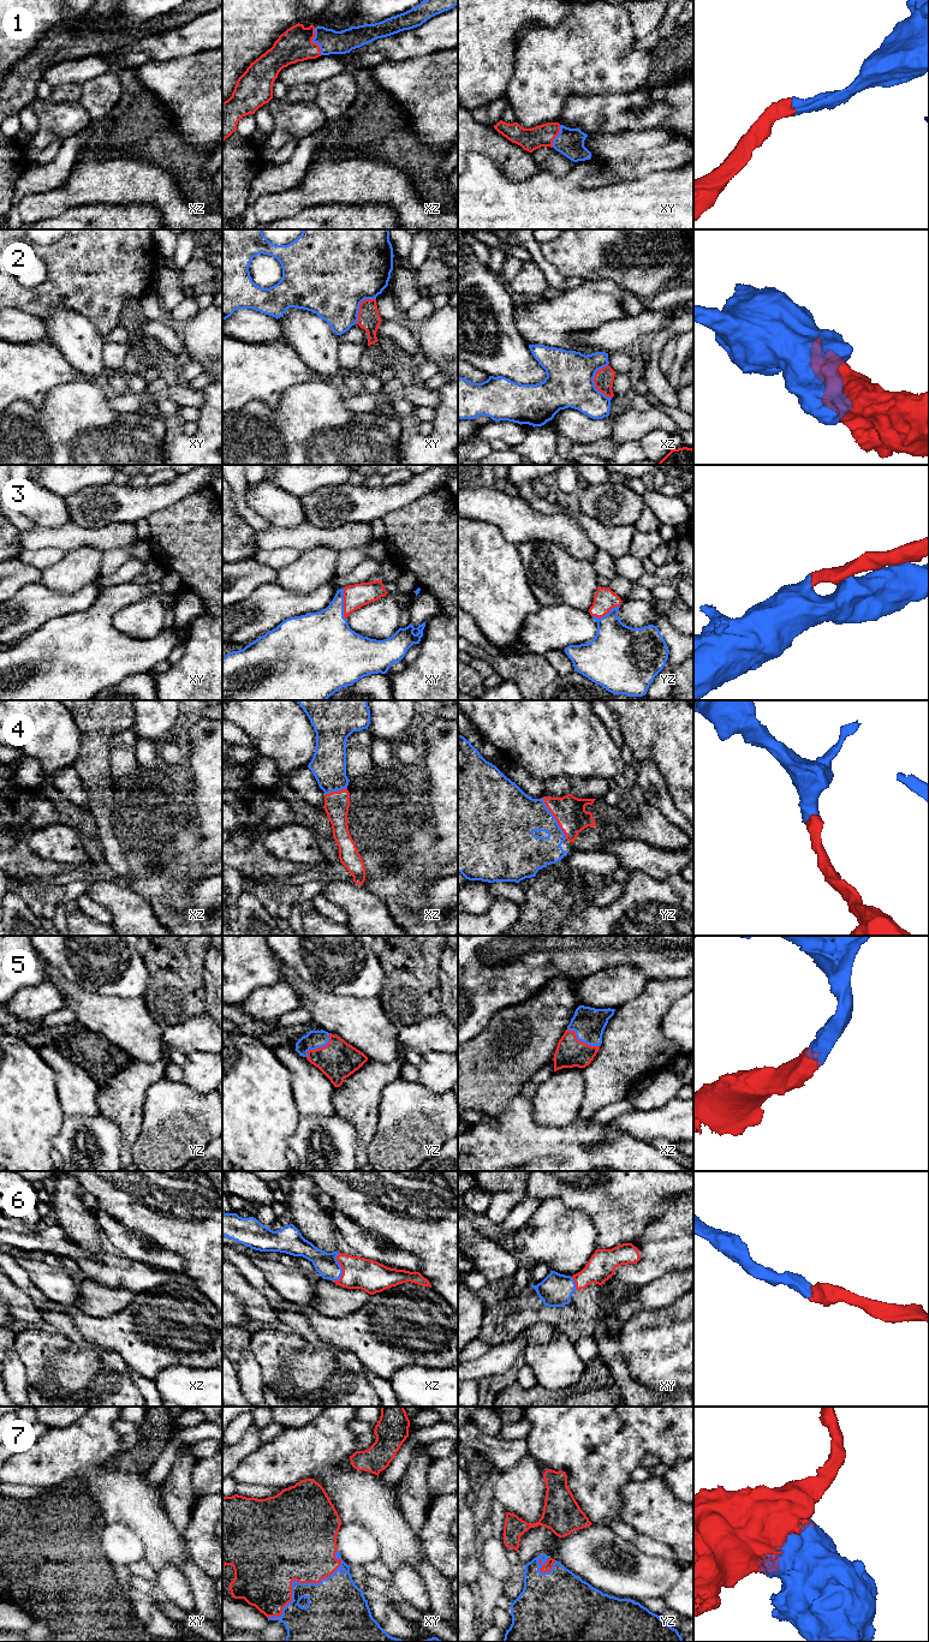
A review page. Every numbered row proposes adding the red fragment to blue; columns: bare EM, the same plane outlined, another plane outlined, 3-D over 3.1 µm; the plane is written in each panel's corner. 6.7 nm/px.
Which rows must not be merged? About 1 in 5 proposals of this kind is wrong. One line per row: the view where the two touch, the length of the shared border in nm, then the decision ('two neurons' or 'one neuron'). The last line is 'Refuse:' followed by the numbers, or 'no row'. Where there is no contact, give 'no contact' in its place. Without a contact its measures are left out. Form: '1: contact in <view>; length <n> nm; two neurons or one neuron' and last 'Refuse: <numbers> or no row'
1: contact in xz; length 190 nm; one neuron
2: contact in xz; length 240 nm; two neurons
3: contact in xy; length 220 nm; one neuron
4: contact in yz; length 320 nm; one neuron
5: contact in xz; length 240 nm; one neuron
6: contact in xz; length 200 nm; one neuron
7: contact in xy; length 650 nm; one neuron
Refuse: 2

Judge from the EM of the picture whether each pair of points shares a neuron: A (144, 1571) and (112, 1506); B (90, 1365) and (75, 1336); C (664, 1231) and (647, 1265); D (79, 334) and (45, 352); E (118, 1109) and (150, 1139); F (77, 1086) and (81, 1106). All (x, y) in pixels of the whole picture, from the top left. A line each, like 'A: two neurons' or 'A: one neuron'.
A: two neurons
B: two neurons
C: one neuron
D: two neurons
E: two neurons
F: one neuron

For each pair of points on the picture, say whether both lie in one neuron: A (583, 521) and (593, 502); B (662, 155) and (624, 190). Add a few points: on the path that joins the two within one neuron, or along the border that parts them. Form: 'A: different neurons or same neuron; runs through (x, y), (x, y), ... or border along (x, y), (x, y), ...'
A: different neurons; border along (579, 509), (605, 525), (612, 526)
B: different neurons; border along (666, 169), (611, 181)

